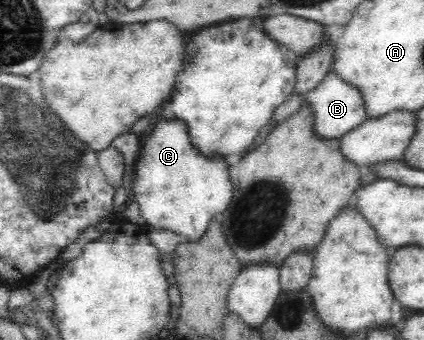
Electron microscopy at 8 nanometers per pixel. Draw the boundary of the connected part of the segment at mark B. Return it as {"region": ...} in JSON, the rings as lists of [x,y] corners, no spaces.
{"region":[[[333,56],[333,60],[331,61],[331,70],[322,79],[322,82],[313,90],[303,94],[304,101],[314,115],[313,134],[323,140],[339,139],[349,131],[354,131],[355,127],[360,126],[360,124],[363,124],[368,119],[365,115],[365,108],[363,108],[362,95],[360,95],[358,89],[346,85],[344,80],[336,77],[336,73],[334,73],[334,59],[335,56]]]}

